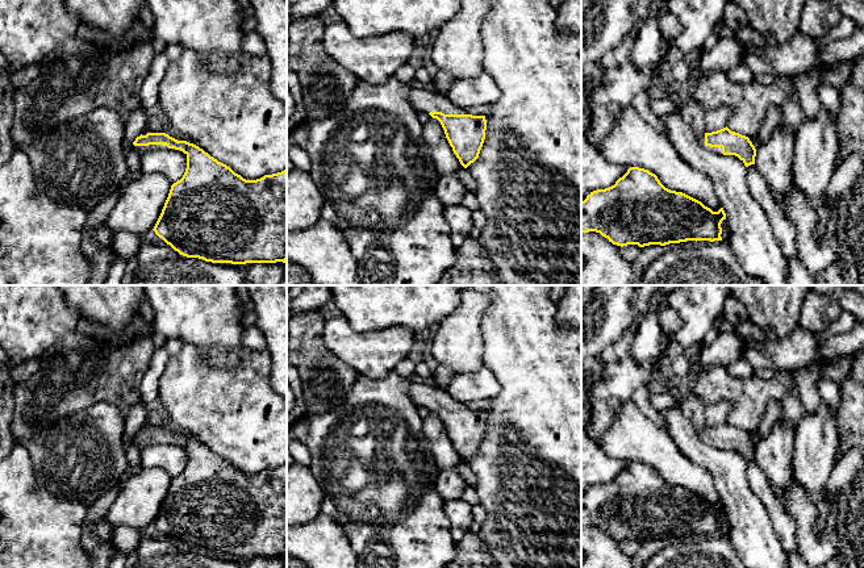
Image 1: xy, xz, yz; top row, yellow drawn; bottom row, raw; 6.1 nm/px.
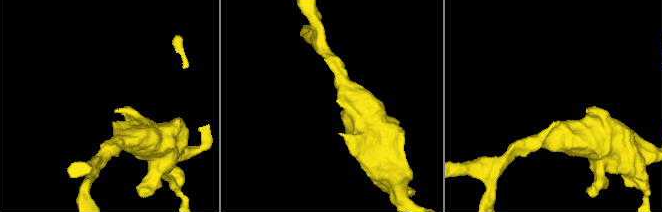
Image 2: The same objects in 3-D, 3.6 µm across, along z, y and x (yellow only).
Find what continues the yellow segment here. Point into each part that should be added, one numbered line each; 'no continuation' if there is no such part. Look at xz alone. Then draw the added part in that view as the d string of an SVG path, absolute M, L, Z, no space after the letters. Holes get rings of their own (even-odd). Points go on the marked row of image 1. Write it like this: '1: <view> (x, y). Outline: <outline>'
1: xz (424, 101). Outline: M410 88L409 104L418 113L442 112L444 114L467 114L463 108L454 105L444 93Z

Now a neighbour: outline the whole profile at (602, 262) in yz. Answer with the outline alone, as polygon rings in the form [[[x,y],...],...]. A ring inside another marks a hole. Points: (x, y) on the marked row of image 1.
[[[581,233],[581,285],[630,285],[633,264],[600,233]]]

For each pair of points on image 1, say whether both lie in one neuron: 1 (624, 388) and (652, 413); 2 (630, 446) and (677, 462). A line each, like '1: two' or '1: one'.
1: two
2: one

